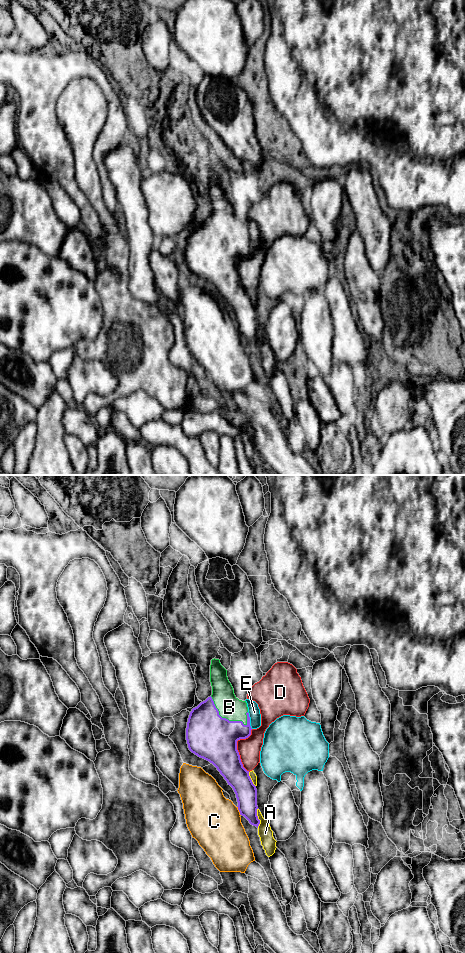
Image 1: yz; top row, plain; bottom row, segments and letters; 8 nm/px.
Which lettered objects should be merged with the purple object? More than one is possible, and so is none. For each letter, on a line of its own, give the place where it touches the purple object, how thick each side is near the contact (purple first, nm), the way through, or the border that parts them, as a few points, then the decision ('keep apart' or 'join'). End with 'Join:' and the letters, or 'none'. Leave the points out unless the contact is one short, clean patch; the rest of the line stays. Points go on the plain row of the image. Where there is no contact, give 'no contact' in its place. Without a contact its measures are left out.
A: meets purple in yz at (257, 338); 180 nm thick on the purple side, 120 nm on the other; keep apart
B: meets purple in yz at (224, 238); 360 nm thick on the purple side, 190 nm on the other; join
C: meets purple in yz at (239, 331); 180 nm thick on the purple side, 420 nm on the other; keep apart
D: meets purple in yz at (236, 268); 360 nm thick on the purple side, 180 nm on the other; keep apart
E: meets purple in yz at (249, 240); 260 nm thick on the purple side, 100 nm on the other; border along yz (247, 232), (252, 248); keep apart
Join: B

